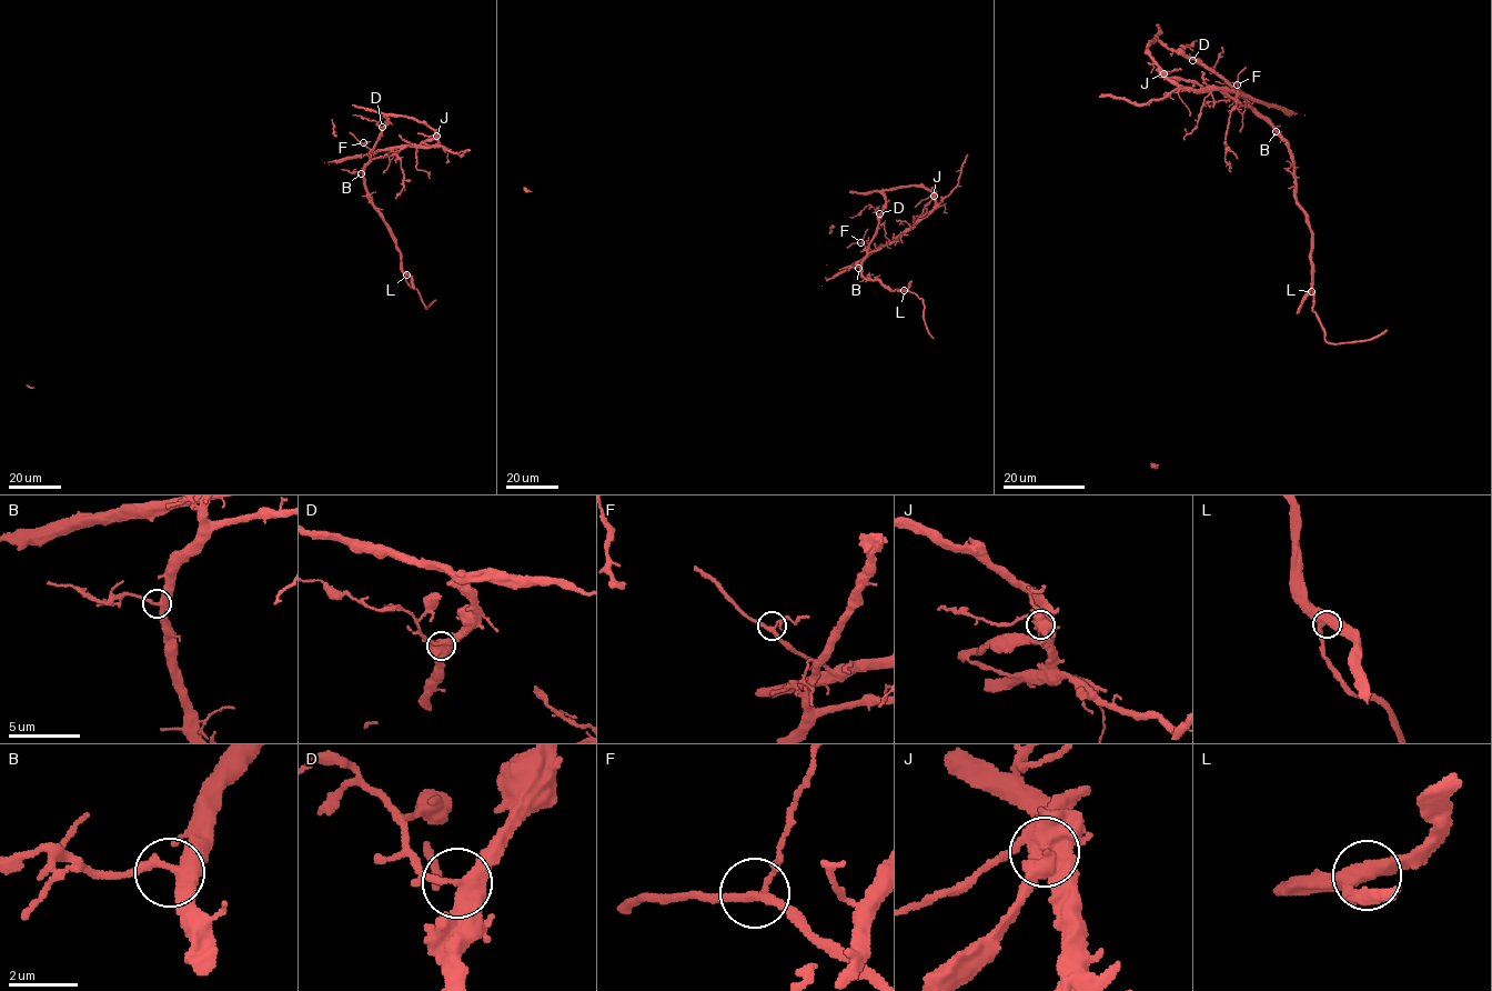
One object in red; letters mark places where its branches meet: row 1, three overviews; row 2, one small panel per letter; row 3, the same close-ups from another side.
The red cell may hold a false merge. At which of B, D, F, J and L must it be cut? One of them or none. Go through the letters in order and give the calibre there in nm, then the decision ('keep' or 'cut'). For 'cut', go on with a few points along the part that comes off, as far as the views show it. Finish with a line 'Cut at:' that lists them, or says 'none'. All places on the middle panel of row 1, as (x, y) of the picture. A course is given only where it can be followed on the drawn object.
B: 440 nm | keep
D: 340 nm | keep
F: 200 nm | keep
J: 650 nm | cut | (933, 196), (910, 227), (871, 251), (860, 266), (865, 278), (921, 298), (925, 324), (933, 338)
L: 440 nm | keep
Cut at: J

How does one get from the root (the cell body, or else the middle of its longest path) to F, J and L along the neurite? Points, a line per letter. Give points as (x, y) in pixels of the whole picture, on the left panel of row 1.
F: (329, 164), (371, 153), (373, 151), (363, 142)
J: (329, 164), (382, 150), (419, 146), (435, 137)
L: (329, 164), (373, 151), (363, 171), (364, 182), (371, 203), (395, 239), (401, 270), (406, 274)

